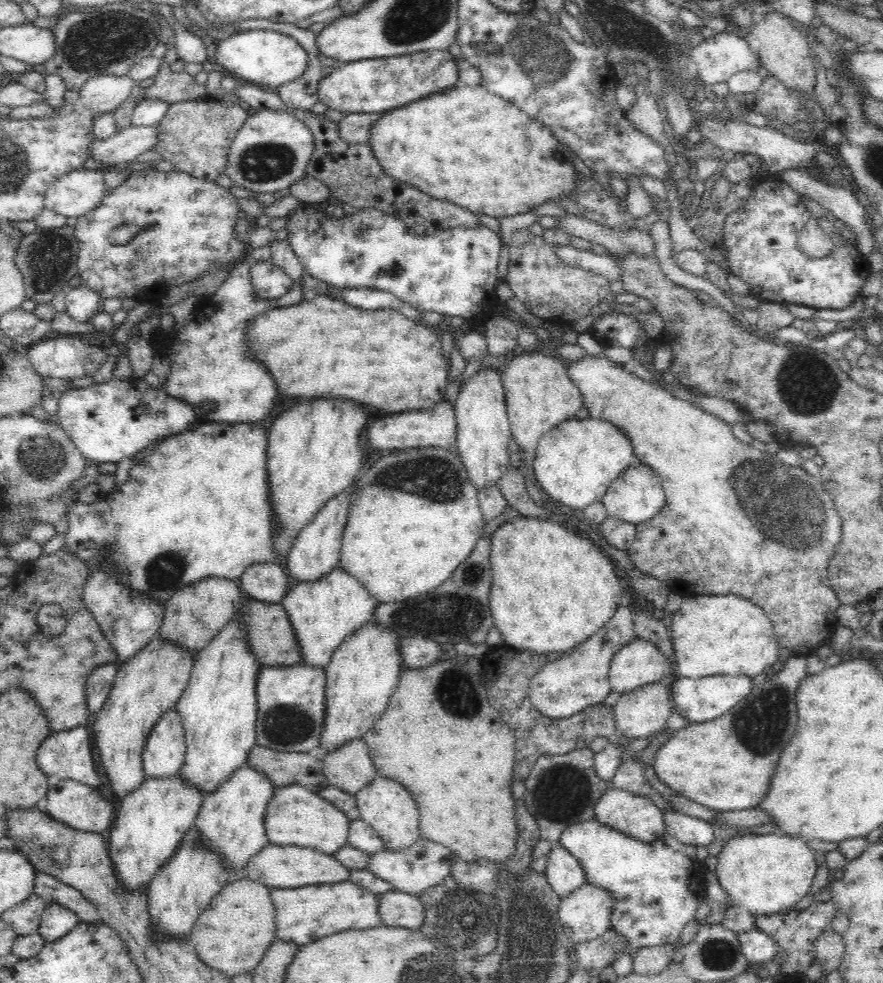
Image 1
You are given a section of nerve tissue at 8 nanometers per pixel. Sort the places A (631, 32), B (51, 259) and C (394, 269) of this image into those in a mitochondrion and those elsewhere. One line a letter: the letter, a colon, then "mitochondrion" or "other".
A: mitochondrion
B: mitochondrion
C: mitochondrion

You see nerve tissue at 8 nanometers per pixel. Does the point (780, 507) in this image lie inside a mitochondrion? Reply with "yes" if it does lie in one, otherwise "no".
yes

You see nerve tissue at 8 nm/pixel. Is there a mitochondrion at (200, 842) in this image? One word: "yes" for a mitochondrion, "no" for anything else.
no

